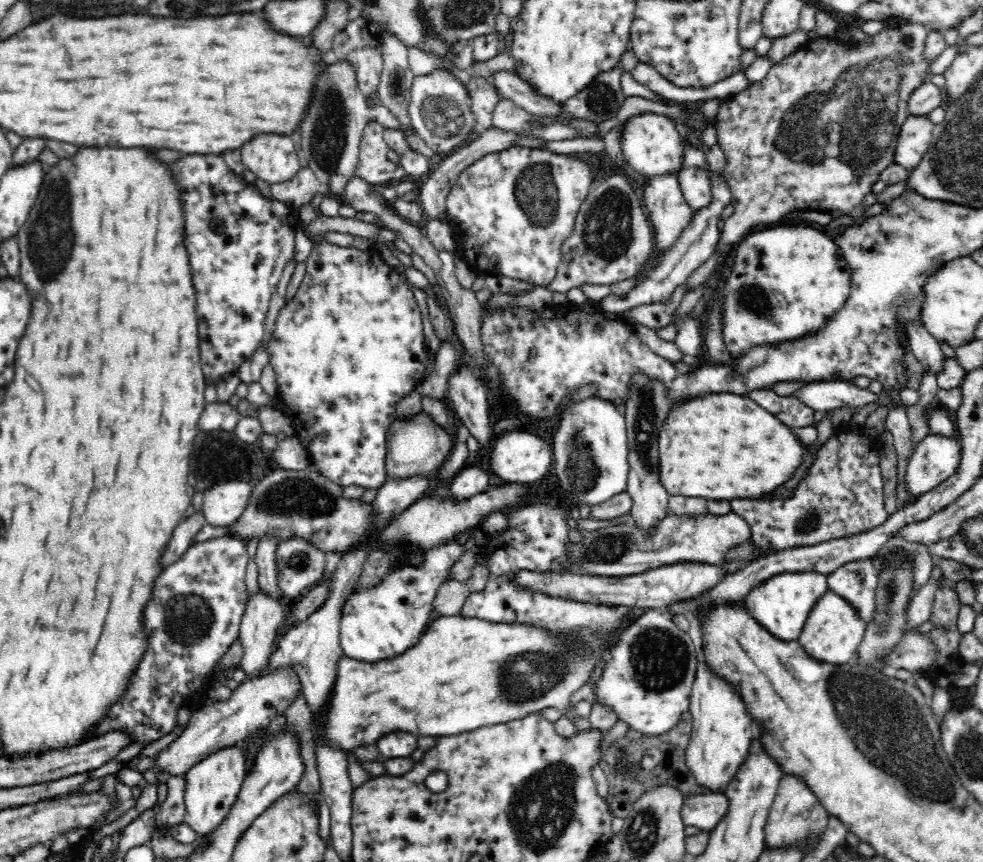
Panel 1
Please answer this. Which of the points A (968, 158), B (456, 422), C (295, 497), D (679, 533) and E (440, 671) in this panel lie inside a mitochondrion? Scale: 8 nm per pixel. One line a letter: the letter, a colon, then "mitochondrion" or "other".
A: mitochondrion
B: other
C: mitochondrion
D: mitochondrion
E: other

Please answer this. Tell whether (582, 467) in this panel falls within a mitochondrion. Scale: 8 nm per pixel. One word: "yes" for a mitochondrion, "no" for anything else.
yes

